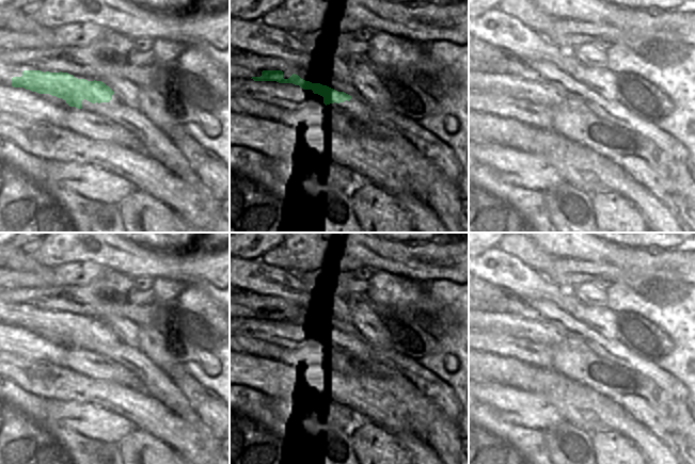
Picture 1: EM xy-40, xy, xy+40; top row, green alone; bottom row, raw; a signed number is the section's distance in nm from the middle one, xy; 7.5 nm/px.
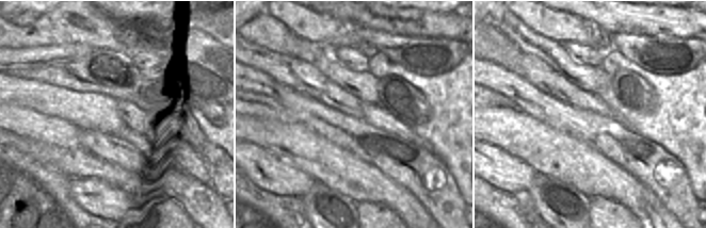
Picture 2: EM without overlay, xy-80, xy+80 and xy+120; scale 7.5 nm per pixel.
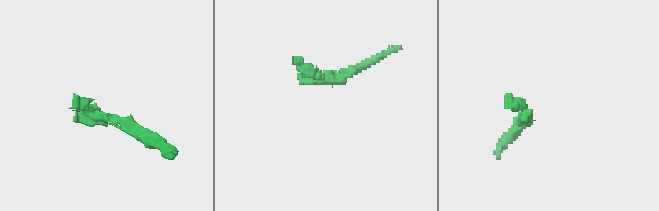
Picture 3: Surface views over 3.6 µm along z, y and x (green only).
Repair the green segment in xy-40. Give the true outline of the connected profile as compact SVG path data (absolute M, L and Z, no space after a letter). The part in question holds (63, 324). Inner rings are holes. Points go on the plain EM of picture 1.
M23 309L21 316L12 317L13 326L23 326L38 333L49 333L62 337L69 346L82 348L82 339L85 338L92 342L109 341L114 331L101 320L88 320L77 318L67 311L50 311L41 309Z

